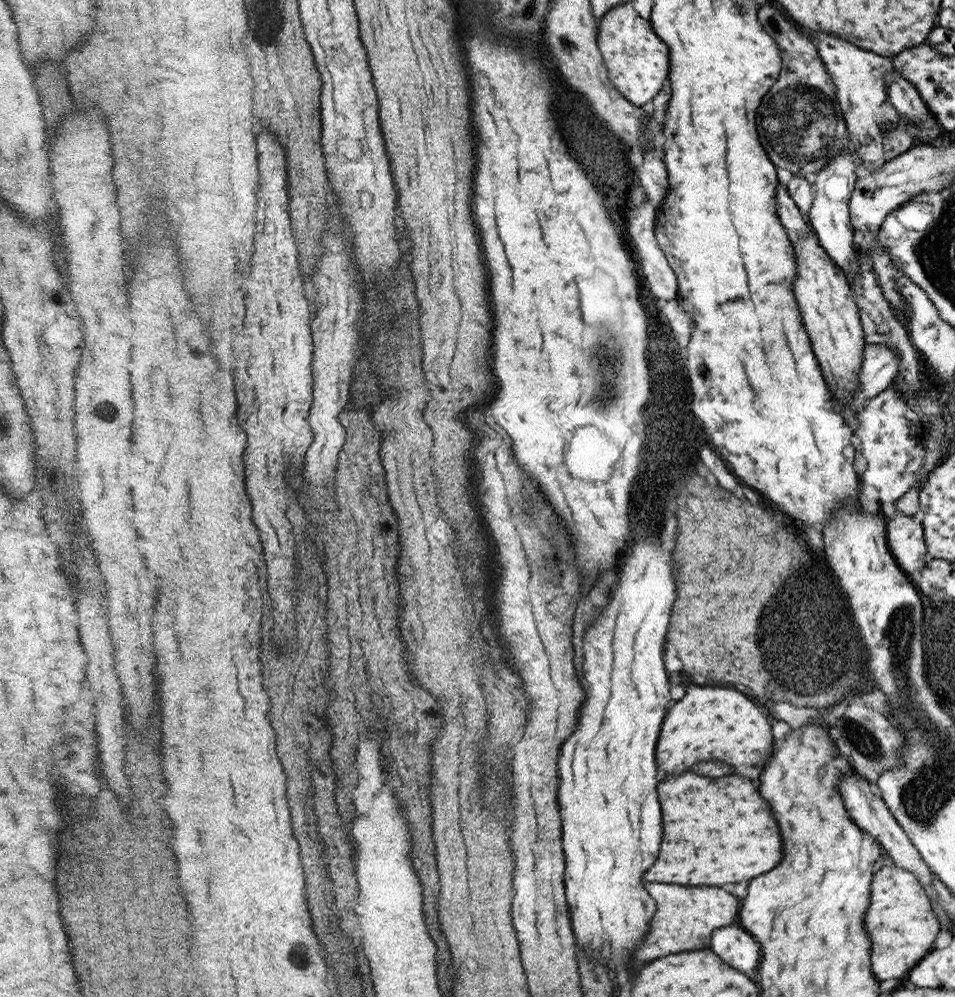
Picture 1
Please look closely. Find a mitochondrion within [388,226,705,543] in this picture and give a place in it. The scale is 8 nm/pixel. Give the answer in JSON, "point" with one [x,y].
{"point":[606,356]}

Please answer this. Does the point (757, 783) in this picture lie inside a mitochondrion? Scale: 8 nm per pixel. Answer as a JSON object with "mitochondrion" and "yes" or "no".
{"mitochondrion":"no"}

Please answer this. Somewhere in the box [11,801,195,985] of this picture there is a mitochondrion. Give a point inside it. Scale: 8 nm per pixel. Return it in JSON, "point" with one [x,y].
{"point":[69,856]}

